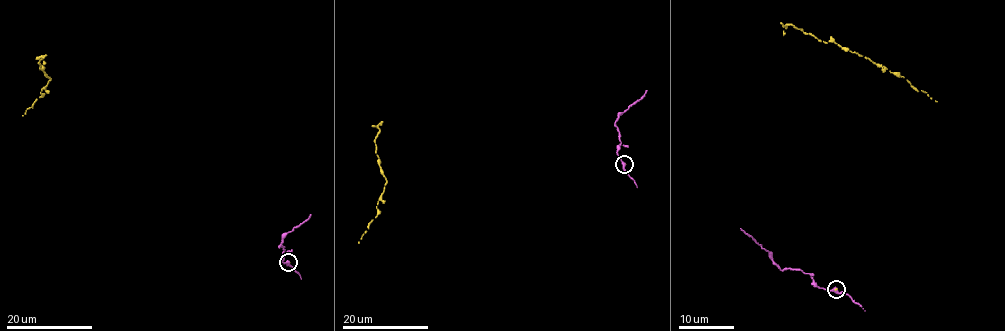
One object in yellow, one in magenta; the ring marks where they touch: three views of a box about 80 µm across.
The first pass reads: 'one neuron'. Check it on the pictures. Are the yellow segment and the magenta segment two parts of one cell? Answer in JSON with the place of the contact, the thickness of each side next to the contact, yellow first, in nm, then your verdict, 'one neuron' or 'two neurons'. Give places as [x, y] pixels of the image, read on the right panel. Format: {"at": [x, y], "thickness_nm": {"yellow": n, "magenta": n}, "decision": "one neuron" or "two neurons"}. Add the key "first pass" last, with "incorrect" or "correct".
{"at": [836, 289], "thickness_nm": {"yellow": 130, "magenta": 380}, "decision": "one neuron", "first pass": "correct"}

